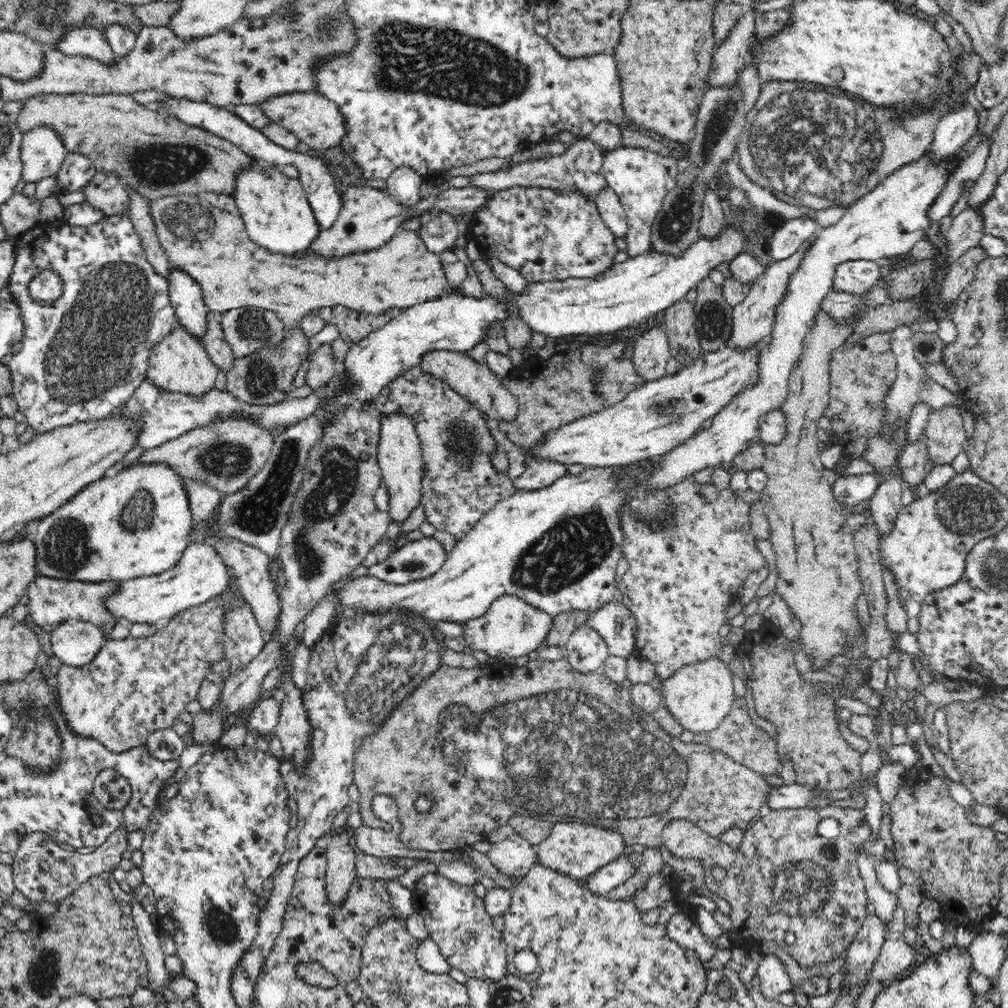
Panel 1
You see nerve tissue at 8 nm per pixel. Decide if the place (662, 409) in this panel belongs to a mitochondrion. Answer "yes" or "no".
yes

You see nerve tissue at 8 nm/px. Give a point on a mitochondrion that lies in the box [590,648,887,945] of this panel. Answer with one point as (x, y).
(805, 883)

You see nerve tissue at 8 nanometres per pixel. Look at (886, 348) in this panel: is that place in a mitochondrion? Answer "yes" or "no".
no

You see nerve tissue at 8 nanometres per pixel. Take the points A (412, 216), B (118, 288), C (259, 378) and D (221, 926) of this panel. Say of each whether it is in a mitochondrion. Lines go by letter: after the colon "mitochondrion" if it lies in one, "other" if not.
A: other
B: mitochondrion
C: mitochondrion
D: mitochondrion

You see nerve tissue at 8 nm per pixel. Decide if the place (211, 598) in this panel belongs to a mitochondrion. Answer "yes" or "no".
no

